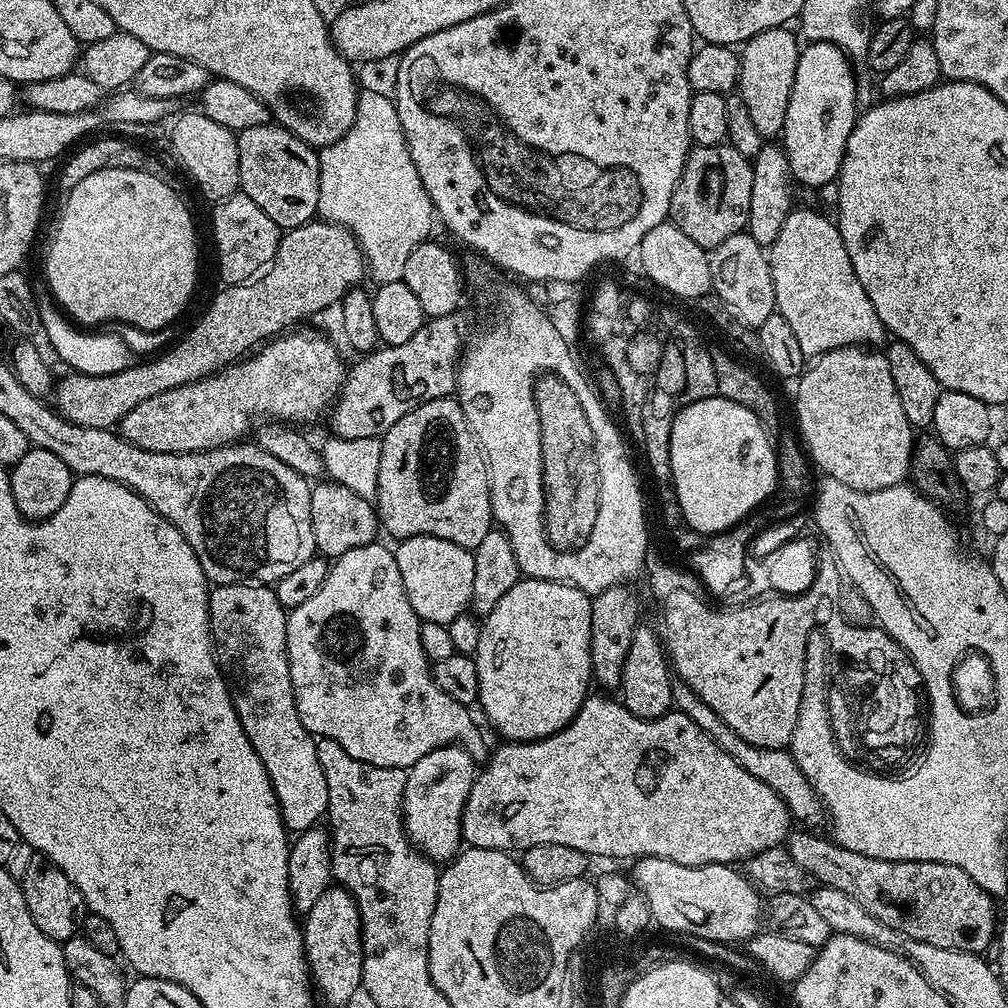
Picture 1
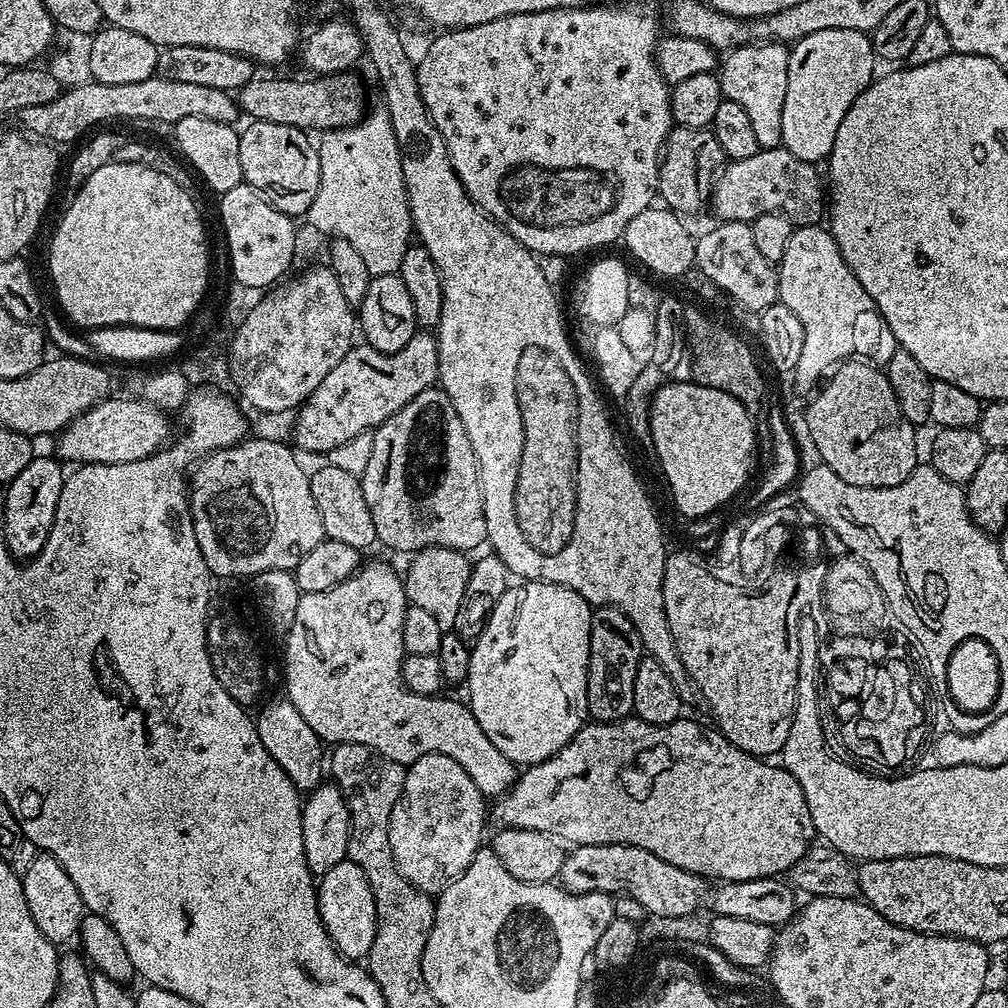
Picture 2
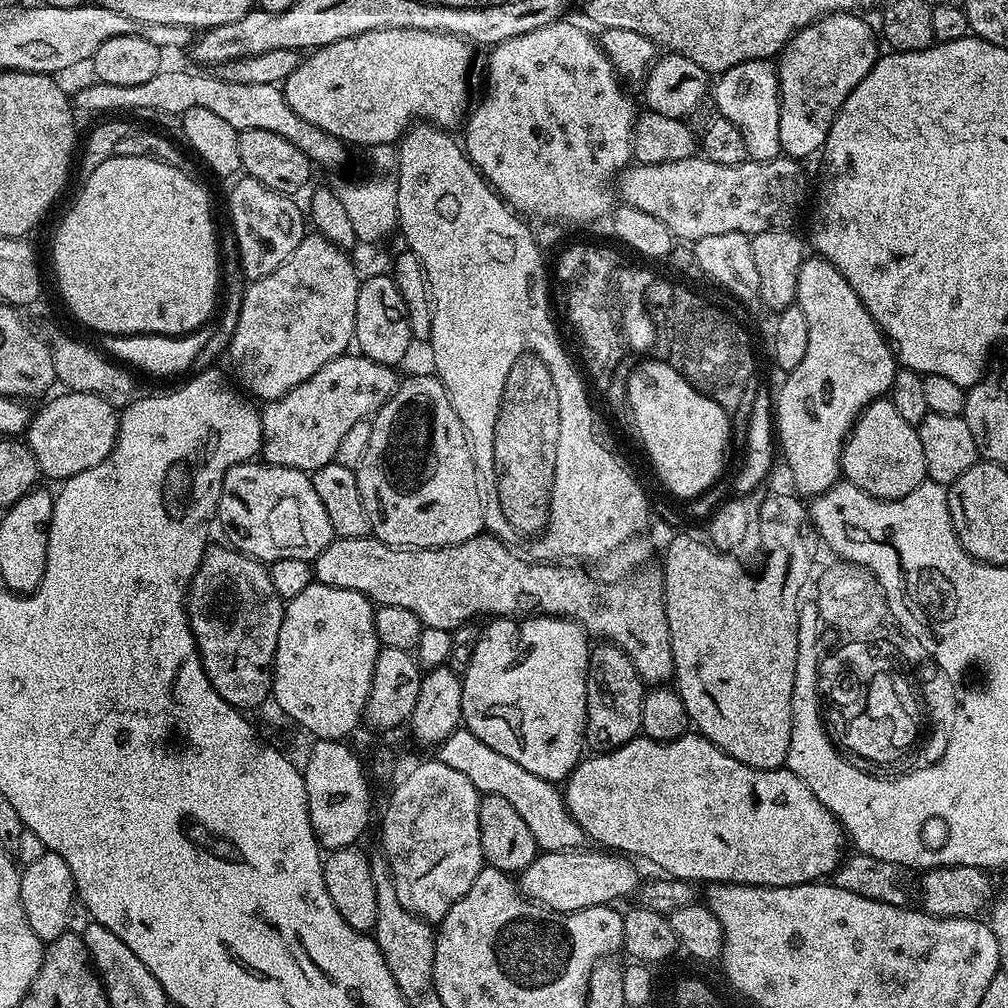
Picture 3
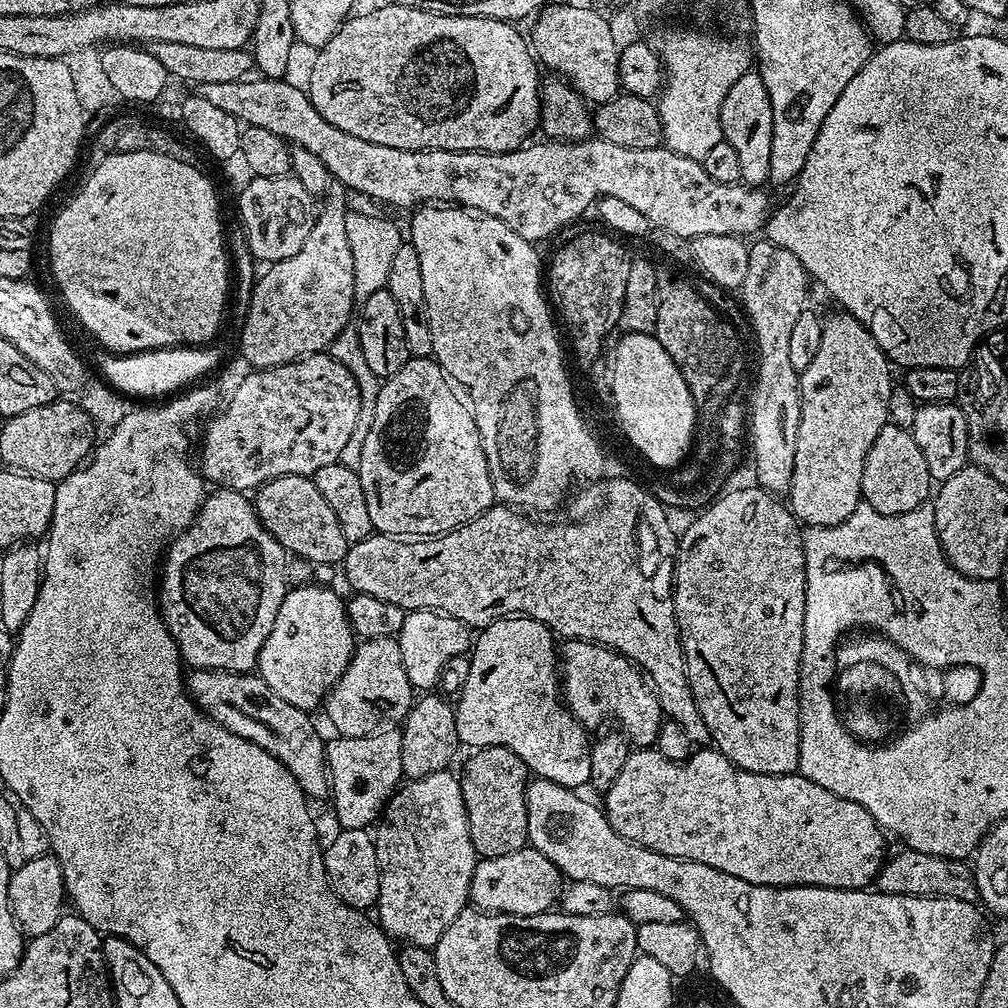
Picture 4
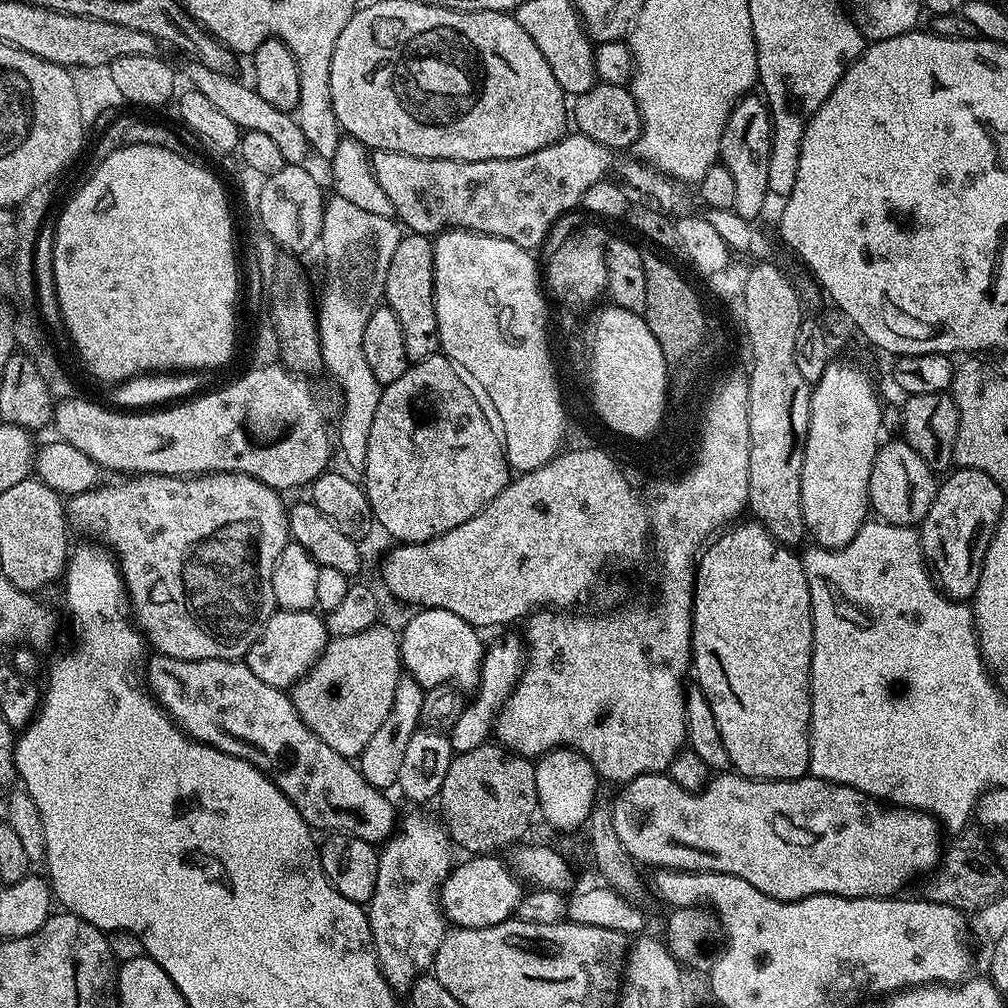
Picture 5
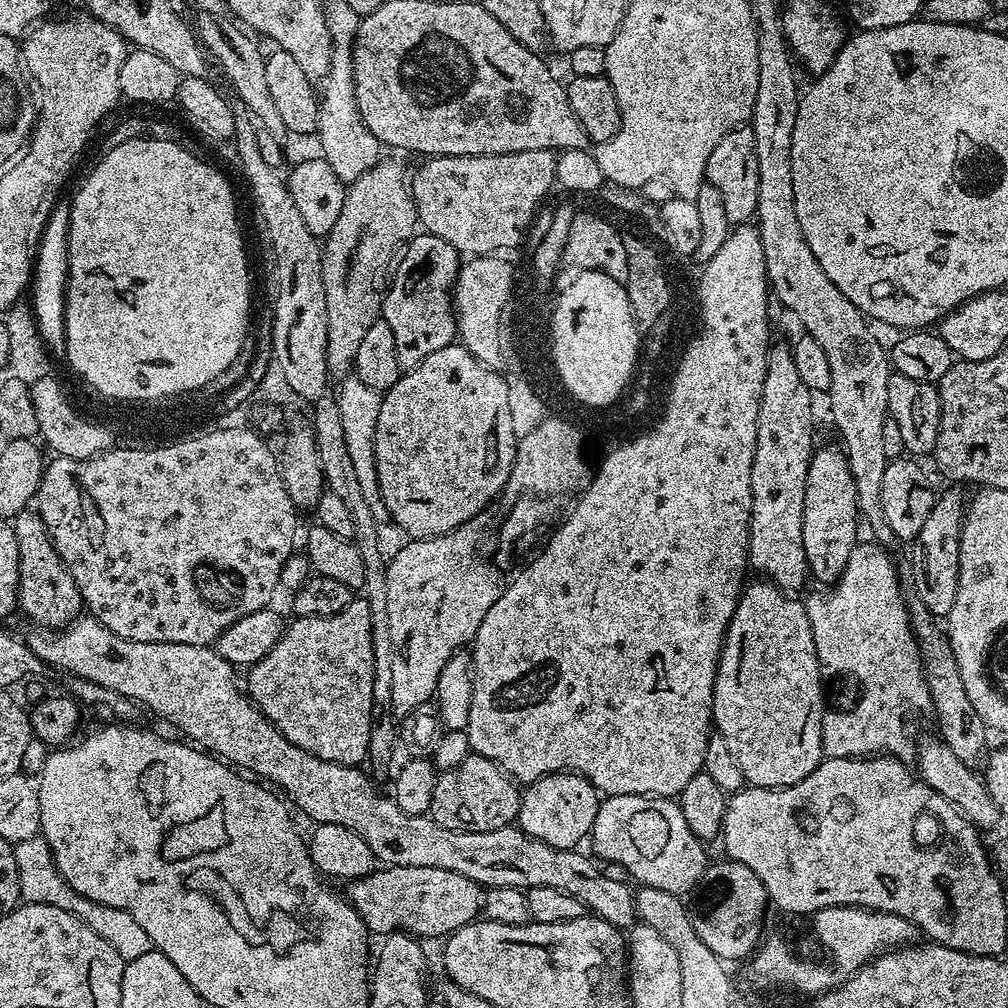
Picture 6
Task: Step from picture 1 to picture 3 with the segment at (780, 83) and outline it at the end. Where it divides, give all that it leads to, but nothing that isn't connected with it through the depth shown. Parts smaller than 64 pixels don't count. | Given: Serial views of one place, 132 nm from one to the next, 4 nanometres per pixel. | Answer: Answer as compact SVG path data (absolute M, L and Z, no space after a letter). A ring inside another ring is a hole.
M751 60L715 77L710 92L711 103L716 103L715 111L730 118L746 141L749 160L773 160L781 155L778 138L778 118L780 117L780 77L772 60Z

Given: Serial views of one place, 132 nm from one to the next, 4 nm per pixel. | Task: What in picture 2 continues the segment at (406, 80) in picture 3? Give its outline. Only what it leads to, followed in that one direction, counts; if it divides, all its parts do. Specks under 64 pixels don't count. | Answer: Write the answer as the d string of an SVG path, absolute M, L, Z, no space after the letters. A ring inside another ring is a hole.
M352 70L338 72L333 76L316 76L315 78L304 78L308 80L260 80L253 78L246 82L238 92L238 107L245 117L262 122L278 122L289 124L295 128L313 130L329 130L350 127L364 119L366 107L364 108L364 88L360 85L357 73Z

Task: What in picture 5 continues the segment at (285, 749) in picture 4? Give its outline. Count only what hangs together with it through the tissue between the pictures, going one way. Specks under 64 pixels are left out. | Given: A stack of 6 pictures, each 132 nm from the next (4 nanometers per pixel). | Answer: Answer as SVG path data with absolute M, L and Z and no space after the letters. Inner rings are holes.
M159 654L153 655L147 661L148 680L146 676L146 687L149 692L156 698L156 703L180 725L180 728L194 740L200 740L204 744L214 746L218 750L222 750L231 756L242 758L246 762L253 764L258 770L262 770L274 782L274 786L278 786L278 790L282 790L282 794L286 794L286 798L290 798L292 805L298 810L298 814L302 814L302 818L308 823L308 827L313 830L319 828L329 828L327 831L332 834L343 834L345 836L357 836L362 838L370 845L380 846L389 836L393 835L394 829L398 824L398 815L392 809L392 804L387 800L385 793L379 788L370 786L366 782L366 778L361 774L359 767L349 757L338 754L334 750L330 750L330 746L326 746L326 742L322 742L322 738L318 738L318 734L314 734L314 730L310 730L310 726L306 726L302 722L302 718L298 714L298 710L292 705L291 695L287 691L275 688L274 686L266 686L266 682L262 682L262 678L258 678L258 674L254 674L254 670L250 670L247 663L239 660L183 660L182 658L170 658Z

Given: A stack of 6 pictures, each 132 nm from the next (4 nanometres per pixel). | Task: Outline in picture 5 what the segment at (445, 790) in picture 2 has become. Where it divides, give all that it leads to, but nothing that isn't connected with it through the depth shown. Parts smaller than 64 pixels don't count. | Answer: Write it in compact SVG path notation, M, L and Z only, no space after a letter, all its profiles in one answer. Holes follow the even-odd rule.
M412 810L408 817L399 821L393 835L384 841L378 855L378 882L372 899L366 905L368 925L376 947L376 962L380 965L386 982L397 994L407 993L419 976L425 975L436 961L438 946L446 931L444 913L440 910L440 888L454 867L454 845L448 831L435 815L427 816L424 810Z

